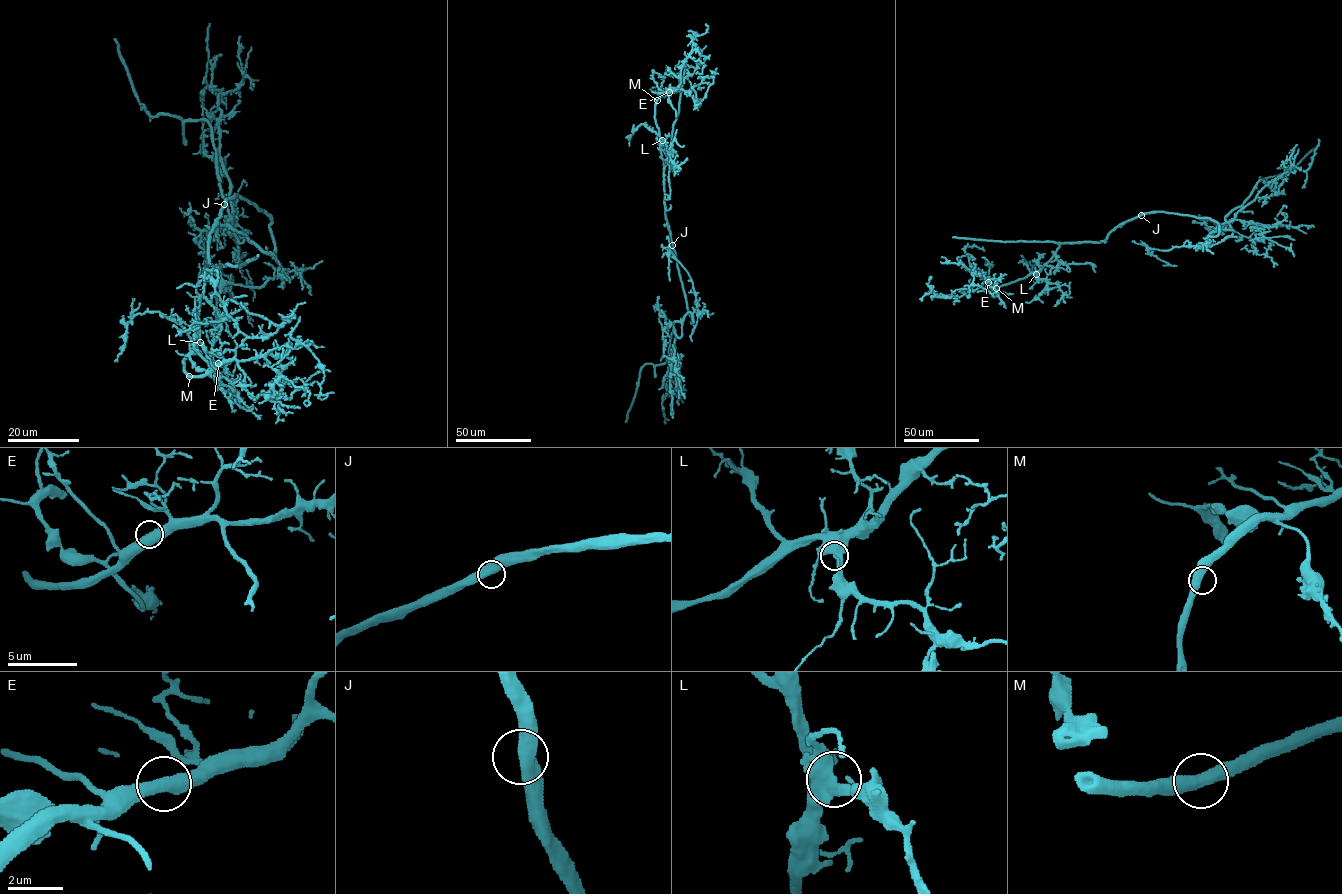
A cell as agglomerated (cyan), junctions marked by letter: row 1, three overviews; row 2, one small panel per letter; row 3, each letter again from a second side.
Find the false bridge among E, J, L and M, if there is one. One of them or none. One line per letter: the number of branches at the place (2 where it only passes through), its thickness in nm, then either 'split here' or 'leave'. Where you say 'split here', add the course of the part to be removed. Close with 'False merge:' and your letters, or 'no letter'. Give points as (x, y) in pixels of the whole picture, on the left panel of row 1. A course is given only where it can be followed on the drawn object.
E: 2 branches meet; 500 nm thick; split here; foreign part runs (218, 363), (206, 370), (195, 367), (190, 358), (189, 346), (195, 332), (193, 324), (213, 323), (247, 304)
J: 2 branches meet; 500 nm thick; leave
L: 2 branches meet; 500 nm thick; leave
M: 2 branches meet; 480 nm thick; leave
False merge: E

